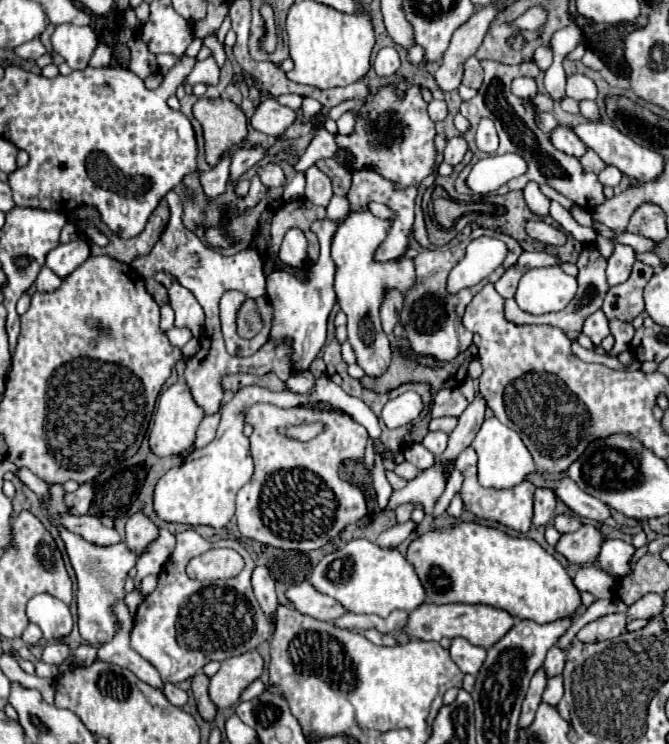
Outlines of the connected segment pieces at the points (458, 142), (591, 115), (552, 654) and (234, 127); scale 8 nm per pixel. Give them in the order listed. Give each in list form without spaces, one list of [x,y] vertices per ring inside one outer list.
[[[456,136],[456,138],[450,138],[446,142],[446,148],[444,148],[444,162],[448,162],[450,166],[456,166],[462,162],[464,154],[468,150],[468,144],[462,136]]]
[[[590,100],[580,102],[580,114],[582,114],[586,120],[592,120],[592,122],[600,120],[600,110],[598,110],[596,102],[590,102]]]
[[[552,646],[548,650],[548,656],[544,660],[544,672],[546,672],[546,678],[552,678],[552,676],[560,676],[562,670],[564,670],[564,656],[566,652],[560,652],[560,648]]]
[[[198,98],[192,114],[202,126],[206,162],[210,166],[216,166],[220,156],[234,144],[240,144],[248,134],[246,116],[230,100]]]

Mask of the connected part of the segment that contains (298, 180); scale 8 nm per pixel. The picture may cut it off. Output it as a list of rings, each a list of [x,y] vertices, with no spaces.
[[[294,172],[292,178],[288,178],[288,184],[284,186],[284,202],[296,200],[296,198],[304,198],[304,188],[306,188],[306,178],[304,172]]]

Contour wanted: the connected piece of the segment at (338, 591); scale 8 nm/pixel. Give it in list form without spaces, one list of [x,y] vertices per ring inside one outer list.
[[[352,540],[342,550],[324,556],[310,574],[310,584],[336,598],[348,612],[386,618],[394,610],[412,612],[424,602],[424,588],[408,560],[398,550],[384,550],[368,540]]]

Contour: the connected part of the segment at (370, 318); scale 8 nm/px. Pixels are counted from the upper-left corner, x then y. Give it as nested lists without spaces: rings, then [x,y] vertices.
[[[354,212],[350,214],[344,224],[338,226],[334,240],[332,240],[332,258],[336,262],[336,294],[338,294],[338,304],[344,310],[344,314],[348,316],[348,342],[356,354],[356,364],[366,372],[366,376],[382,376],[388,366],[390,366],[390,342],[388,336],[384,334],[382,326],[380,326],[380,304],[382,304],[382,296],[386,288],[396,288],[400,292],[404,292],[404,288],[412,288],[414,284],[414,264],[410,258],[404,260],[392,260],[392,262],[376,262],[374,260],[374,252],[376,248],[384,242],[384,236],[388,232],[388,220],[380,220],[376,218],[372,212]]]

